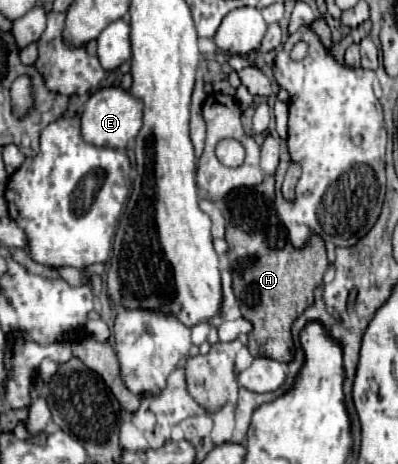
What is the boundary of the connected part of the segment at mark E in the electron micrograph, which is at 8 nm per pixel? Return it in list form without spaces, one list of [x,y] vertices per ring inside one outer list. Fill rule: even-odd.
[[[117,86],[99,88],[83,104],[83,114],[81,114],[83,140],[87,140],[87,144],[95,144],[95,146],[127,148],[135,140],[135,136],[141,128],[141,114],[143,114],[141,100],[133,98],[123,88],[117,88]]]

